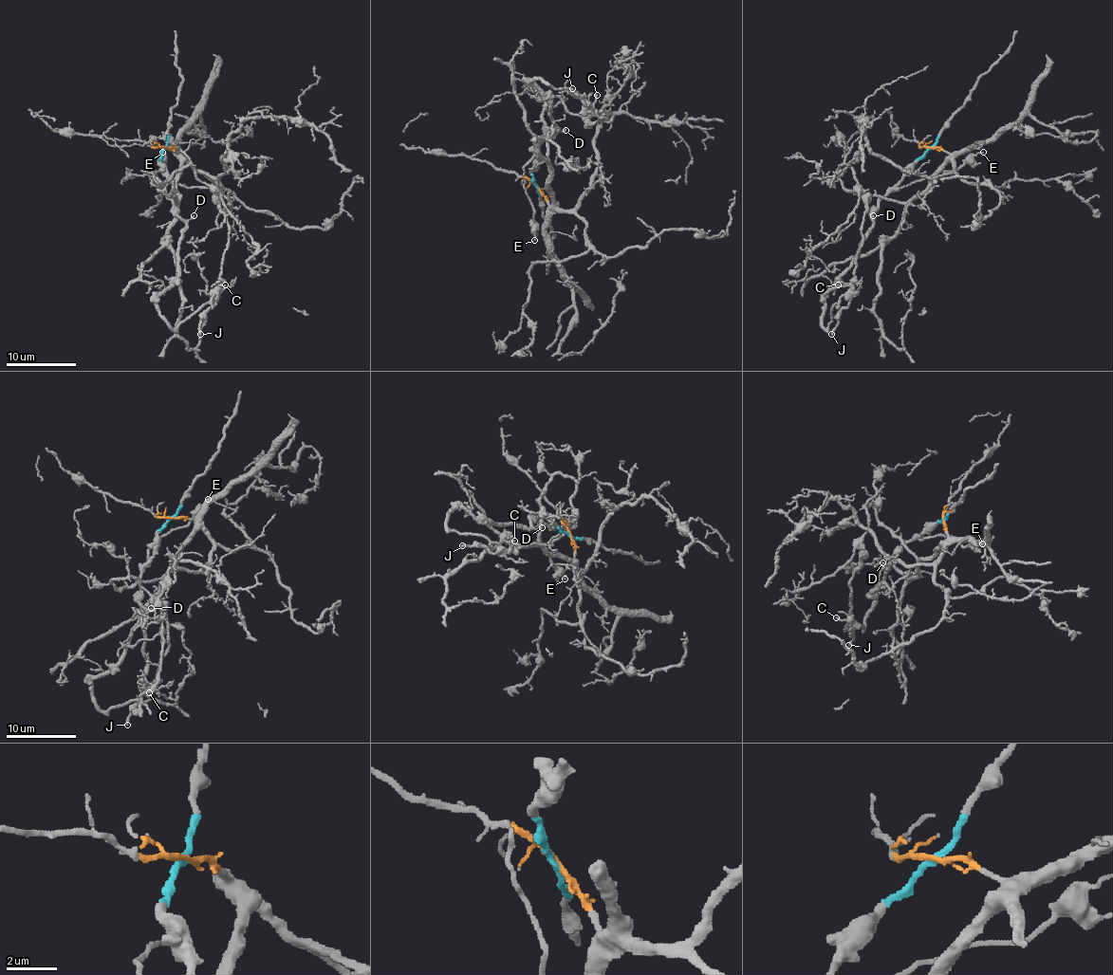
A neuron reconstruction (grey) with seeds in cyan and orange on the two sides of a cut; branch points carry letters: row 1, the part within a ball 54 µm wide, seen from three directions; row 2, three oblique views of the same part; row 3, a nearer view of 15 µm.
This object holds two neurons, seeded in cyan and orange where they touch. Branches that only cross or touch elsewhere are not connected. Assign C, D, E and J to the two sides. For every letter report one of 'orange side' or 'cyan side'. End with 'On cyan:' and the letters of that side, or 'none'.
C: cyan side
D: cyan side
E: cyan side
J: cyan side
On cyan: C, D, E, J

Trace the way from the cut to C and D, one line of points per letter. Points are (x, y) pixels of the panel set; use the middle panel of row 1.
C: (536, 186), (538, 141), (557, 129), (550, 100), (528, 82), (573, 89), (590, 106), (598, 94)
D: (536, 186), (532, 166), (538, 159), (538, 141), (553, 129), (565, 129)

